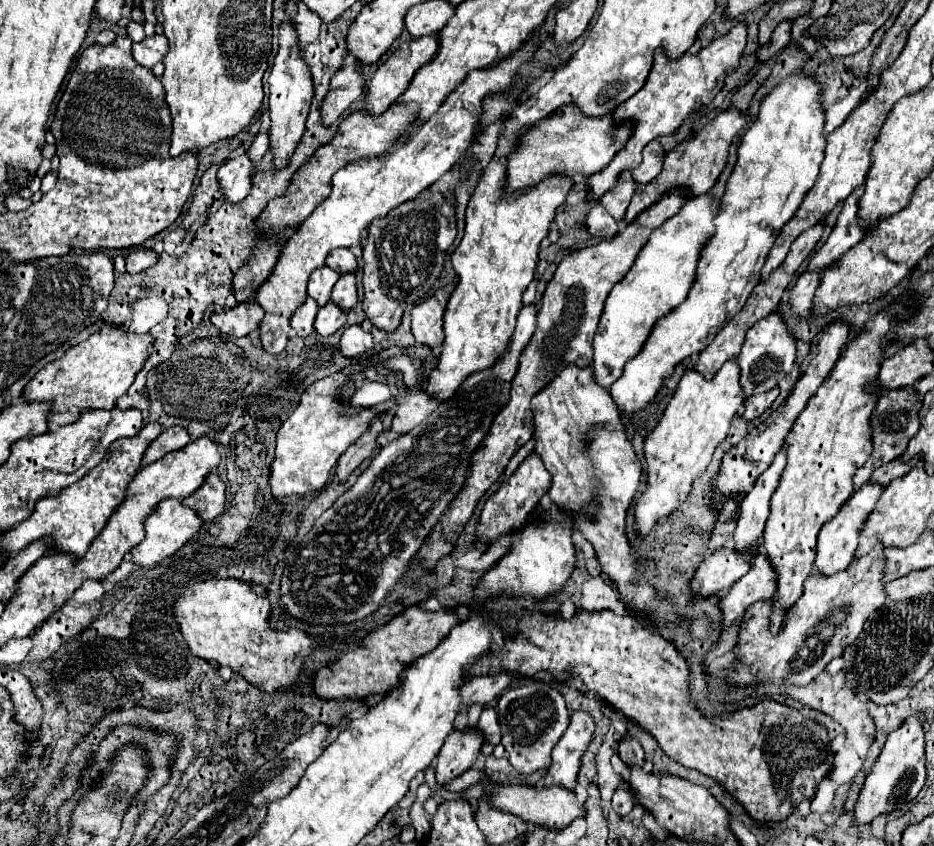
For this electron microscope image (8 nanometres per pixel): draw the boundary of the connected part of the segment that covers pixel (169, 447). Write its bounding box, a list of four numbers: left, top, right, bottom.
[141,426,191,468]

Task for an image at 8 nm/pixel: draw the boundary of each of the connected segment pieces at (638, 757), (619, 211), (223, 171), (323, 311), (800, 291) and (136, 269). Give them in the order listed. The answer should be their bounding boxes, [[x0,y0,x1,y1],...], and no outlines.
[[619,736,645,766],[597,170,637,222],[219,154,255,202],[315,302,345,336],[789,270,821,314],[127,248,157,274]]

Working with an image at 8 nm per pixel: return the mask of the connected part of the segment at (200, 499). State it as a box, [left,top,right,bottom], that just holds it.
[183,470,225,522]

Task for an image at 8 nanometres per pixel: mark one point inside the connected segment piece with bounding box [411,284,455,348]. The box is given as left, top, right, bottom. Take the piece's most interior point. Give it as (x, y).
(426, 318)

